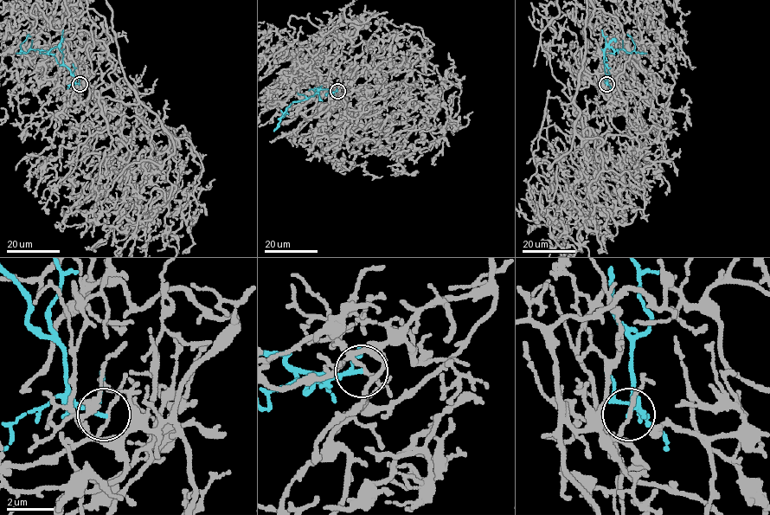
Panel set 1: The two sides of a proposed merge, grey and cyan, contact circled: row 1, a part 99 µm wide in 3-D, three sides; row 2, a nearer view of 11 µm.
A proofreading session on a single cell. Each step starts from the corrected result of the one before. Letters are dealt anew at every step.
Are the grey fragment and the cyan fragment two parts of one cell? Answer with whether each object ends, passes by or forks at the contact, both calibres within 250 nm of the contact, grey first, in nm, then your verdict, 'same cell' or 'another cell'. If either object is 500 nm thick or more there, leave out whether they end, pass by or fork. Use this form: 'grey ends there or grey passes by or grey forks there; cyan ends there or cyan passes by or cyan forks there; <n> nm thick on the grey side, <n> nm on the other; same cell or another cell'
grey passes by; cyan passes by; 110 nm thick on the grey side, 130 nm on the other; another cell

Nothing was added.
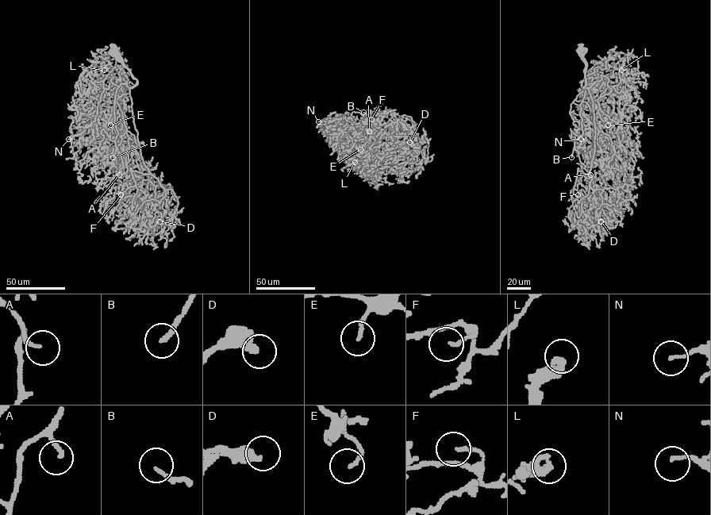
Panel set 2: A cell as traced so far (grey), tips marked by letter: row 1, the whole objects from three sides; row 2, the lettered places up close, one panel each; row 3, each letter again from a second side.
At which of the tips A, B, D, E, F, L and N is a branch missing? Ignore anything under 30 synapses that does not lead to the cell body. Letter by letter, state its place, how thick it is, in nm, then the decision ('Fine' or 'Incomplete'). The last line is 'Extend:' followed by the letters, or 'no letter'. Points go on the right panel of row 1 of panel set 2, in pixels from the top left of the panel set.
A: Place: (590, 174). Thickness 160 nm. Incomplete
B: Place: (571, 157). Thickness 180 nm. Incomplete
D: Place: (601, 221). Thickness 400 nm. Incomplete
E: Place: (608, 124). Thickness 160 nm. Fine
F: Place: (578, 194). Thickness 130 nm. Fine
L: Place: (621, 70). Thickness 400 nm. Fine
N: Place: (581, 139). Thickness 120 nm. Fine
Extend: A, B, D

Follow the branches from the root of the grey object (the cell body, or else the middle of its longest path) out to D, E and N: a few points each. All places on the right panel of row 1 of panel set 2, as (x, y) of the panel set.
D: (581, 51), (595, 129), (589, 173), (593, 193), (597, 188), (588, 211), (601, 221)
E: (581, 51), (583, 87), (600, 81), (601, 75), (609, 80), (611, 90), (597, 99), (597, 113), (608, 124)
N: (581, 51), (583, 87), (595, 82), (587, 86), (587, 78), (570, 105), (586, 134), (581, 139)

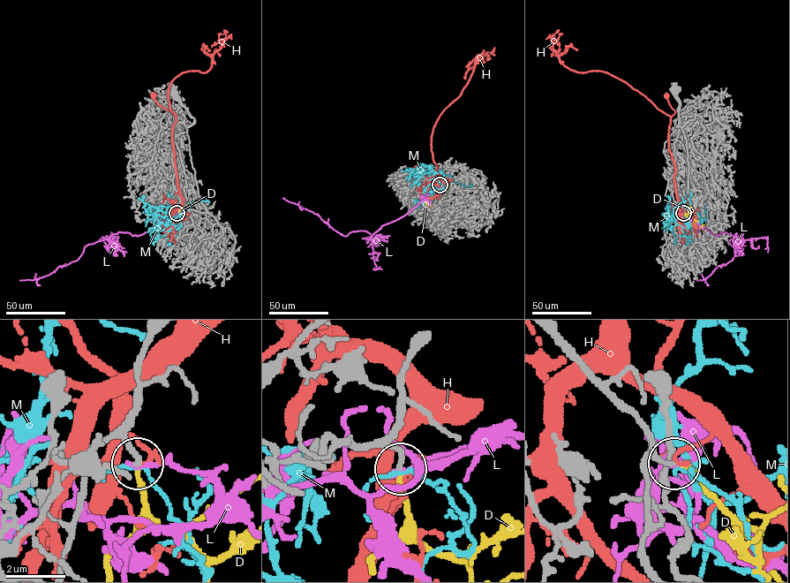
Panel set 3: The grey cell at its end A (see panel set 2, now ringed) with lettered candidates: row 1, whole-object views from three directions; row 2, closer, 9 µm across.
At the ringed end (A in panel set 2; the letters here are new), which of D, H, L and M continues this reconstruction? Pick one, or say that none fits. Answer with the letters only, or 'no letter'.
D

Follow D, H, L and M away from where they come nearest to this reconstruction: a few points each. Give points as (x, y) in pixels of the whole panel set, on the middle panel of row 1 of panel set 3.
D: (440, 185), (437, 194), (426, 201), (431, 206)
H: (440, 185), (445, 179), (438, 176), (436, 170), (439, 172), (432, 177), (417, 168)
L: (440, 185), (435, 185), (405, 214), (372, 234), (361, 230), (341, 235), (317, 214), (282, 198)
M: (440, 185), (442, 190), (438, 192), (443, 174), (433, 173), (431, 168), (425, 165), (406, 170), (408, 168)

